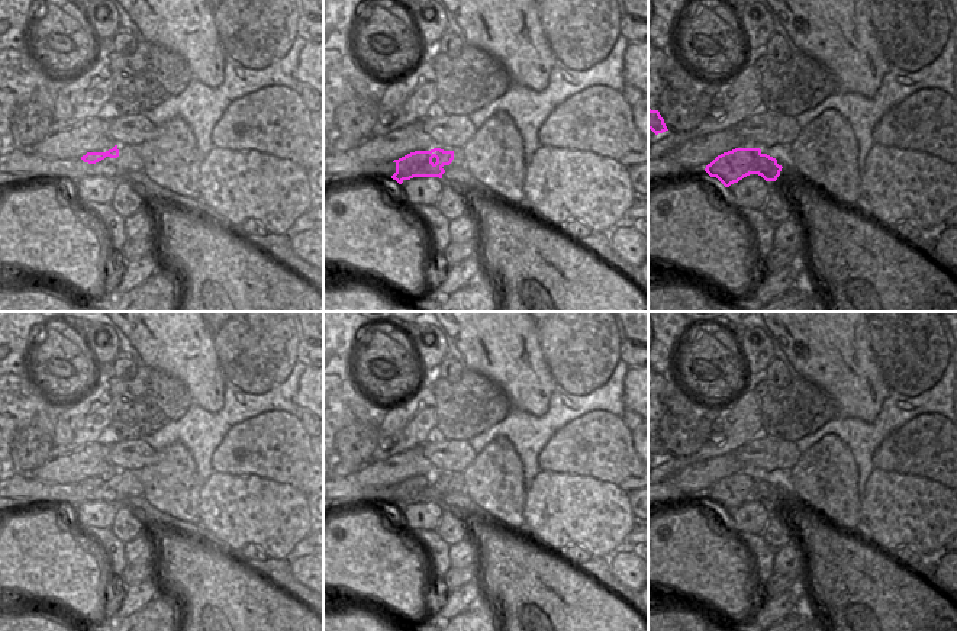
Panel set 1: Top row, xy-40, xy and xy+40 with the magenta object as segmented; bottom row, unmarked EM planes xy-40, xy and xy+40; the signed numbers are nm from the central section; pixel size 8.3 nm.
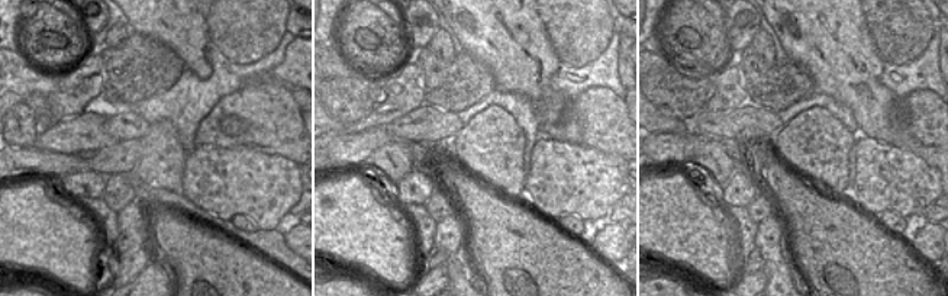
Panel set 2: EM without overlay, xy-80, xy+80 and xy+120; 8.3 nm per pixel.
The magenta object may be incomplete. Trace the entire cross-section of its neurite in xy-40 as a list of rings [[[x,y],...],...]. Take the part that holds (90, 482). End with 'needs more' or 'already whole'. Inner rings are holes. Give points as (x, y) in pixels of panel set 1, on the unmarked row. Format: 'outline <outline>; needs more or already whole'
outline [[[115,470],[112,474],[106,477],[87,477],[86,480],[81,482],[81,484],[88,489],[96,489],[104,484],[106,482],[117,483],[119,482],[117,470]]]; already whole

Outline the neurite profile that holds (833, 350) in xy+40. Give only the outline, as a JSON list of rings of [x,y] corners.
[[[760,312],[793,370],[822,389],[841,419],[874,422],[890,390],[870,347],[864,312]]]

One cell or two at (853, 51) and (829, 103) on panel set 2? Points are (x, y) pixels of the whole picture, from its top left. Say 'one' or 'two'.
two

